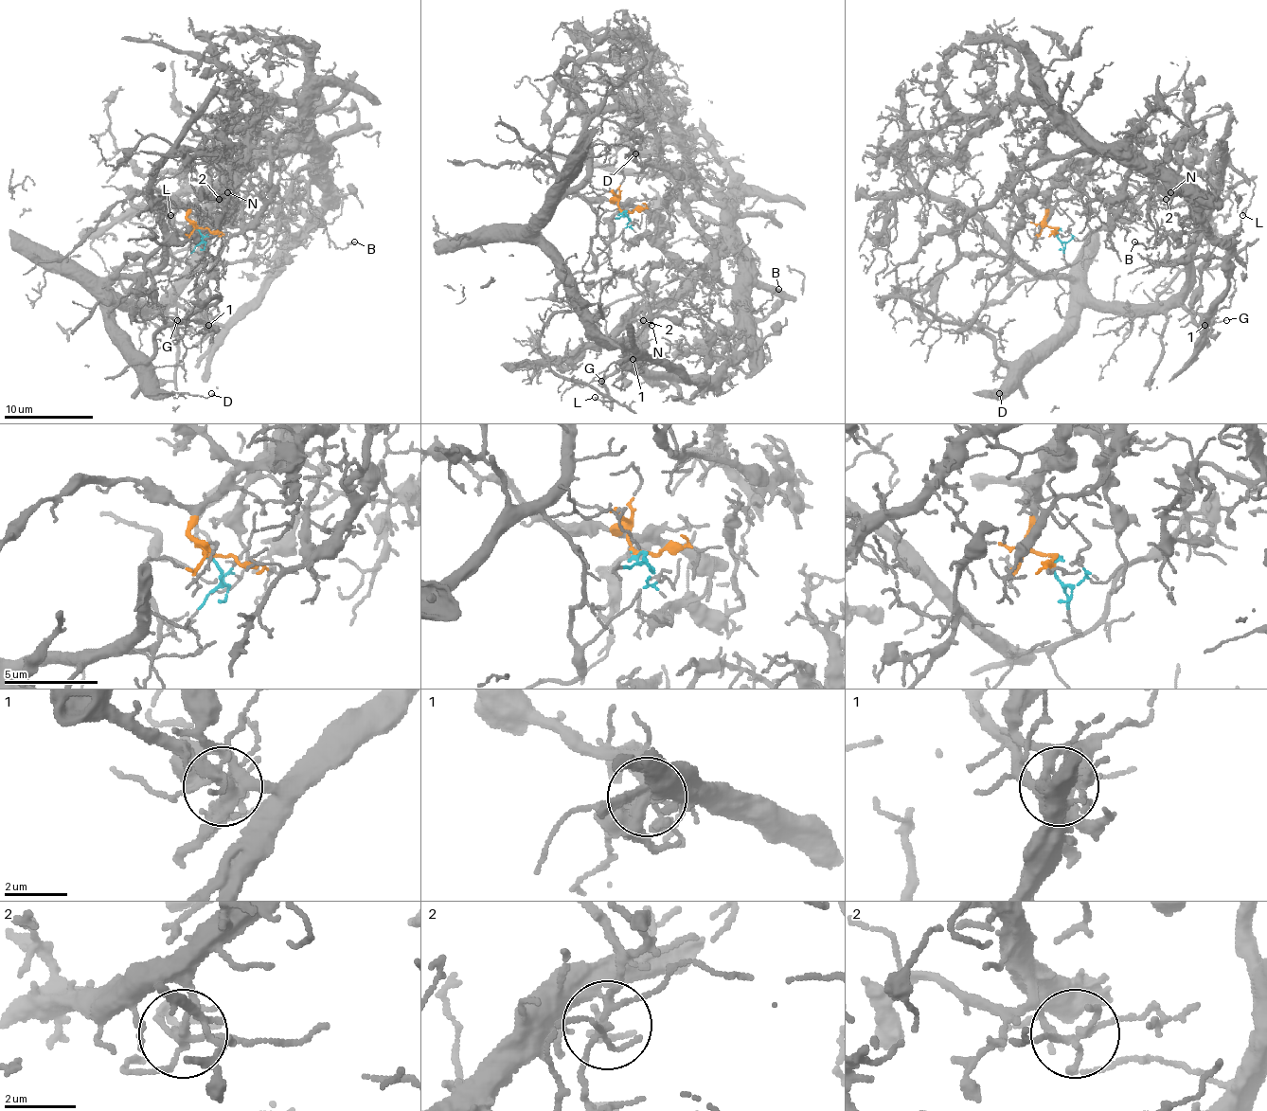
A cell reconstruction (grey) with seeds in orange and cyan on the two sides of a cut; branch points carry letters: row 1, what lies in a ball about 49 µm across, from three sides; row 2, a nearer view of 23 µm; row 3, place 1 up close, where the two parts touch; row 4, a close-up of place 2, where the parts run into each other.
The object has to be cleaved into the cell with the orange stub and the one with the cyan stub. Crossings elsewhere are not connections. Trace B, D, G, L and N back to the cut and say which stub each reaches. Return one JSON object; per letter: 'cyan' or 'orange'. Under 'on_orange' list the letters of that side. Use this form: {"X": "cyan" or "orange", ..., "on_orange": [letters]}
{"B": "orange", "D": "cyan", "G": "cyan", "L": "cyan", "N": "orange", "on_orange": ["B", "N"]}

